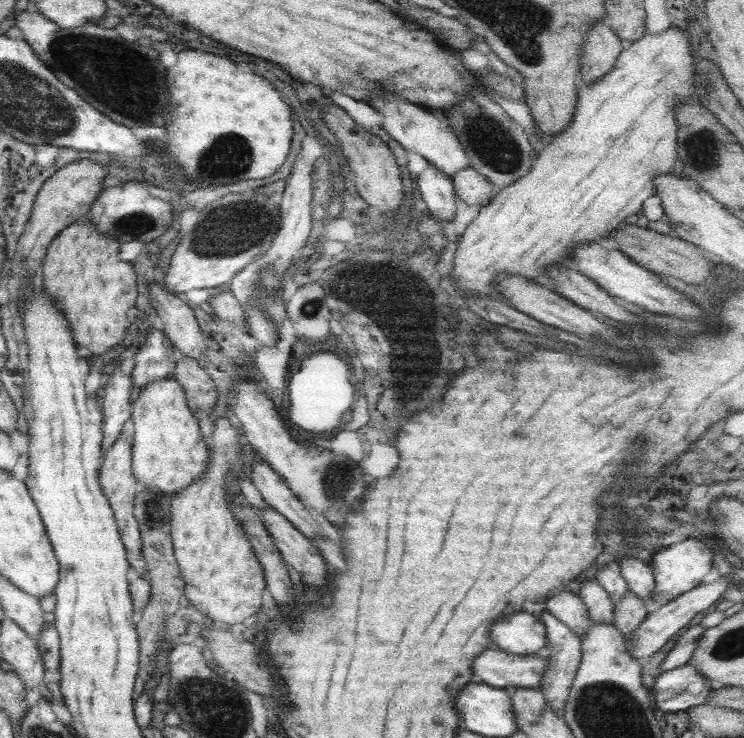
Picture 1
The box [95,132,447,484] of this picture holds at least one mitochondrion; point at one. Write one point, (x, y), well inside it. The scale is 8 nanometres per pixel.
(227, 230)

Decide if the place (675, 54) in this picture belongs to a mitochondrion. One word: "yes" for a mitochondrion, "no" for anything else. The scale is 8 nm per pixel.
no

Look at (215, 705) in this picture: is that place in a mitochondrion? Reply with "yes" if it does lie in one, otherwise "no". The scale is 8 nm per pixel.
yes

